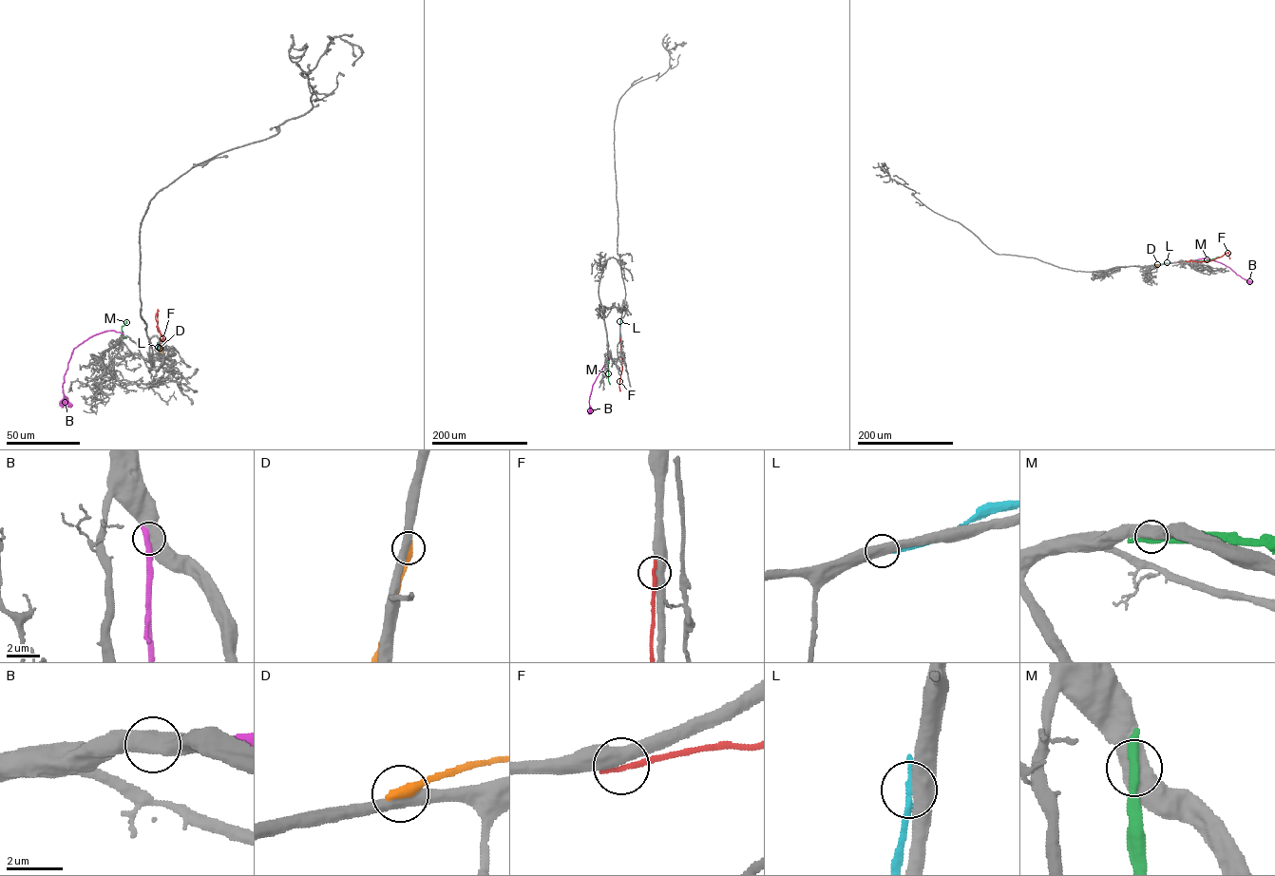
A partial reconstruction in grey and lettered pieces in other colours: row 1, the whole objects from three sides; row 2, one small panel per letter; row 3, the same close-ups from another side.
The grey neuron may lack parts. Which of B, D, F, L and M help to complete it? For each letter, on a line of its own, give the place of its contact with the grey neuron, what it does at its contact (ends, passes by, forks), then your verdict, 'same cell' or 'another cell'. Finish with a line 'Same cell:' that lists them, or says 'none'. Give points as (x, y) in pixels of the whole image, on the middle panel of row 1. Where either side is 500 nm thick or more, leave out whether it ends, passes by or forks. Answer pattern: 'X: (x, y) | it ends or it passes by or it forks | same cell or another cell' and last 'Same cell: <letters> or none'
B: (608, 353) | same cell
D: (621, 316) | it ends | another cell
F: (619, 336) | another cell
L: (620, 320) | another cell
M: (609, 354) | another cell
Same cell: B

